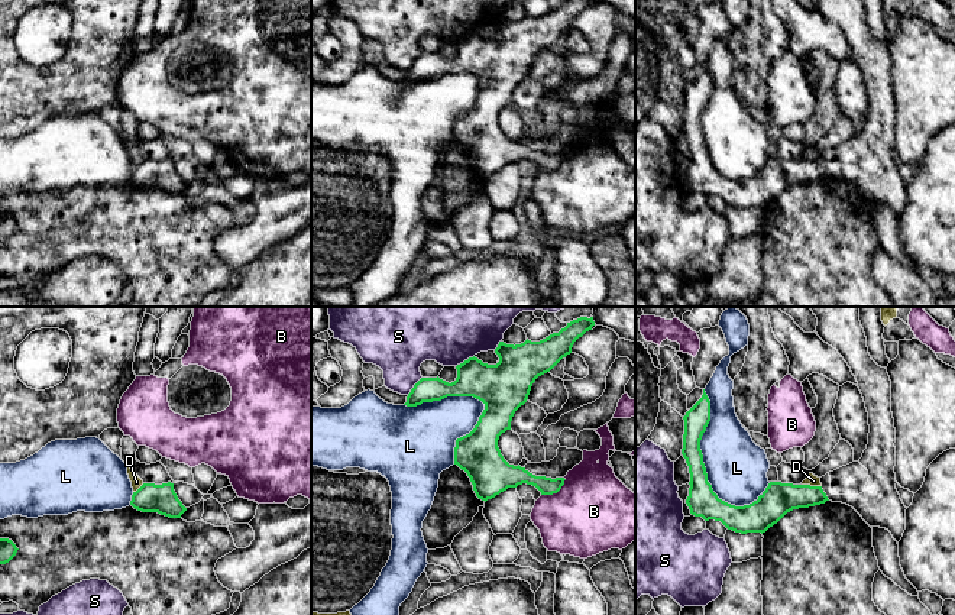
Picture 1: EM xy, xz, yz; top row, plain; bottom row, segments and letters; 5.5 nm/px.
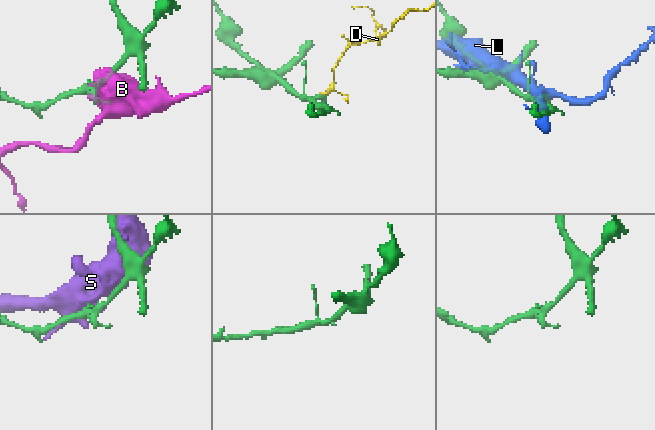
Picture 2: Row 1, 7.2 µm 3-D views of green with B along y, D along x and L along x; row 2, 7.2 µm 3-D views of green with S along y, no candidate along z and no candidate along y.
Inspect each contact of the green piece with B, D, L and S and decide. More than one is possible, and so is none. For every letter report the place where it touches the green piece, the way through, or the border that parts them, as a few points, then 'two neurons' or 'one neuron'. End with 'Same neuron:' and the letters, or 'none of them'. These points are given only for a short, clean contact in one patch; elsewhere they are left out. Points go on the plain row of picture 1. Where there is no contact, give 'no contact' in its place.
B: contact xz (556, 168); two neurons
D: contact yz (812, 162); border yz (802, 159), (821, 162); two neurons
L: contact yz (702, 135); two neurons
S: contact xz (465, 36); two neurons
Same neuron: none of them

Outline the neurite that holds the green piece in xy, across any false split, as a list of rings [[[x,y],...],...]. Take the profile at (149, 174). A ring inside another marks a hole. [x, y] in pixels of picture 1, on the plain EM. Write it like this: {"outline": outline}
{"outline": [[[171,158],[162,161],[143,159],[133,168],[130,181],[142,188],[158,188],[169,194],[181,194],[187,187]]]}

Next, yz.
{"outline": [[[703,65],[702,74],[686,88],[684,96],[684,110],[683,110],[683,124],[682,130],[686,135],[690,149],[690,164],[686,179],[690,190],[695,192],[702,192],[705,197],[715,195],[721,197],[728,205],[735,208],[765,208],[770,203],[777,200],[787,188],[799,184],[809,184],[815,181],[825,179],[828,175],[822,162],[810,161],[793,161],[781,158],[770,158],[765,166],[750,181],[735,182],[718,174],[713,168],[712,161],[708,158],[708,149],[703,139],[703,130],[700,126],[700,116],[706,103],[710,97],[710,77]]]}

